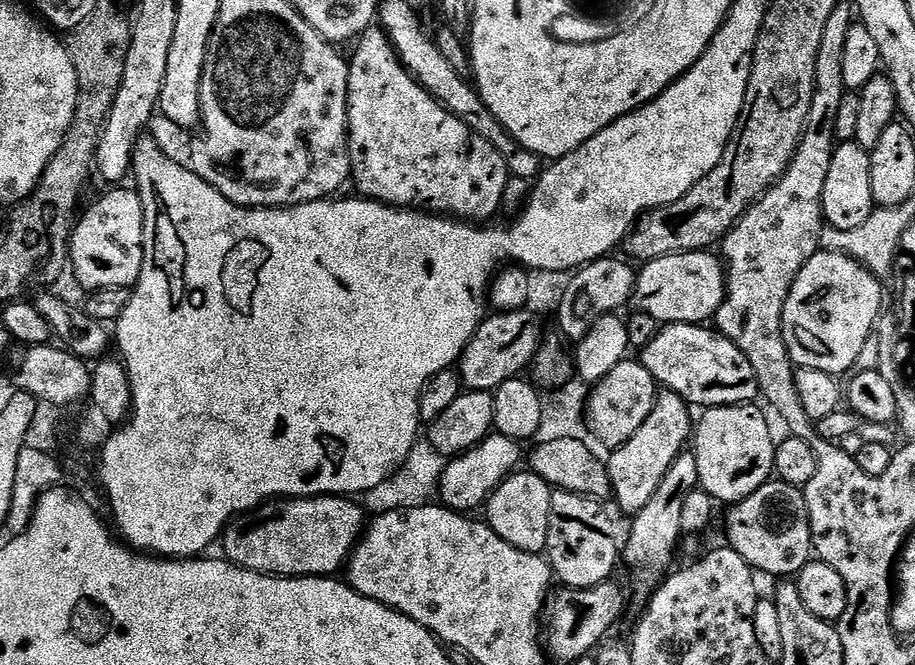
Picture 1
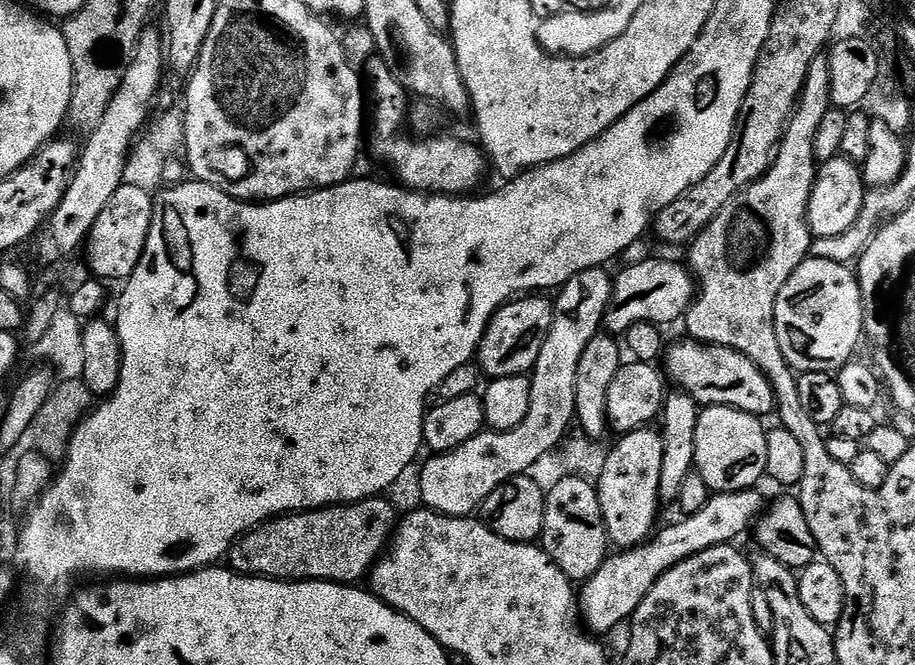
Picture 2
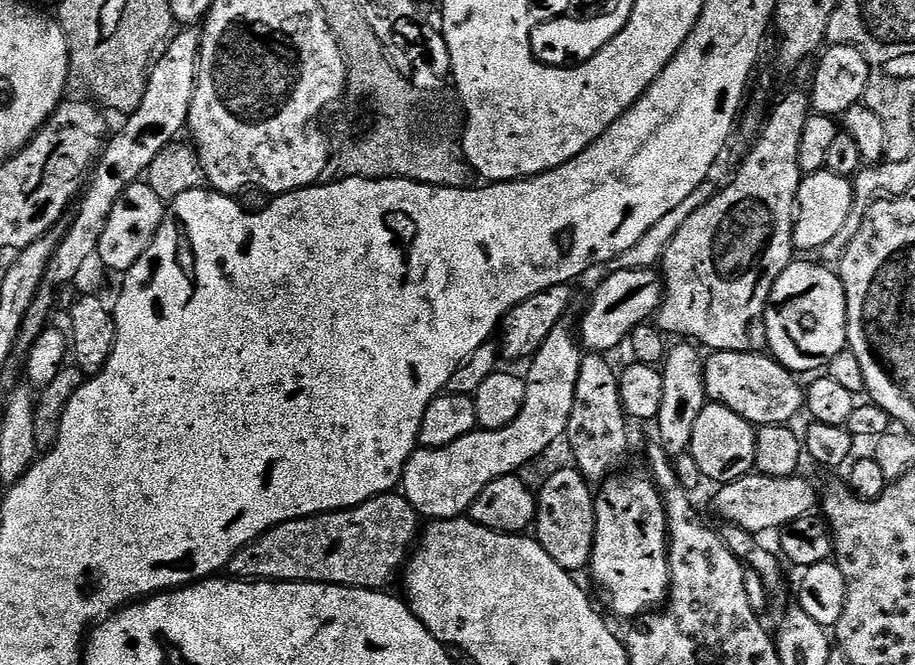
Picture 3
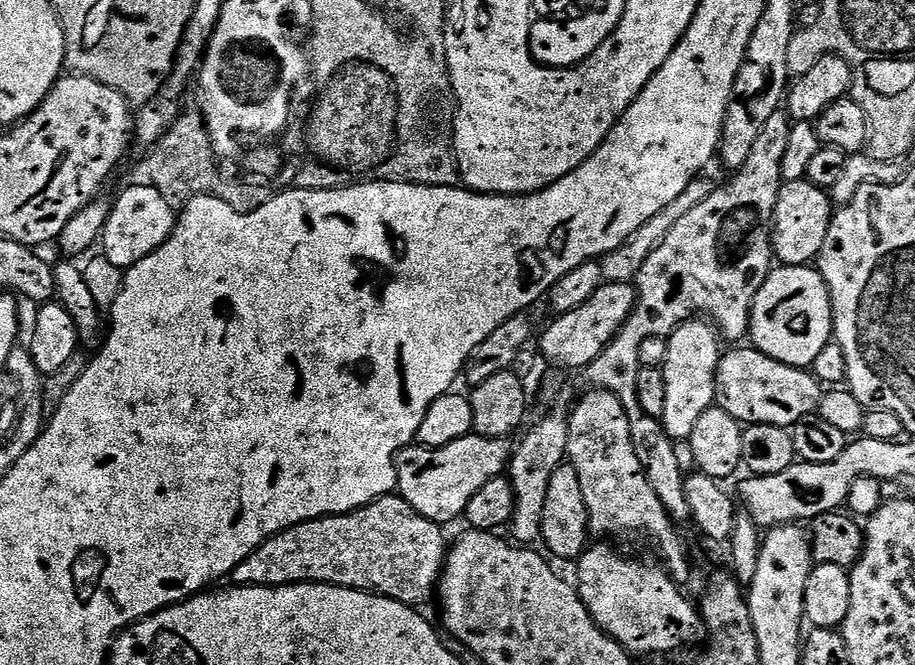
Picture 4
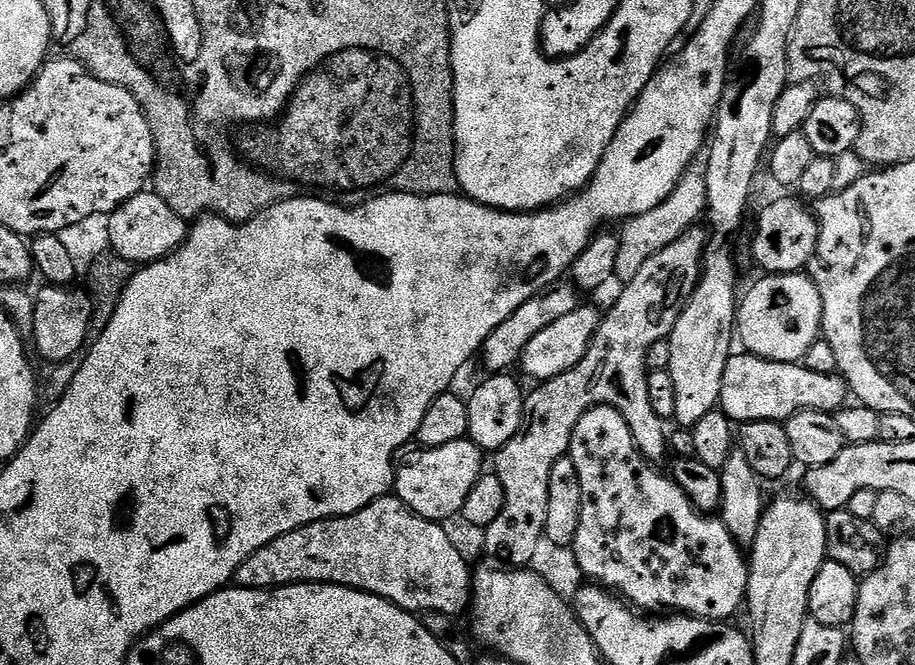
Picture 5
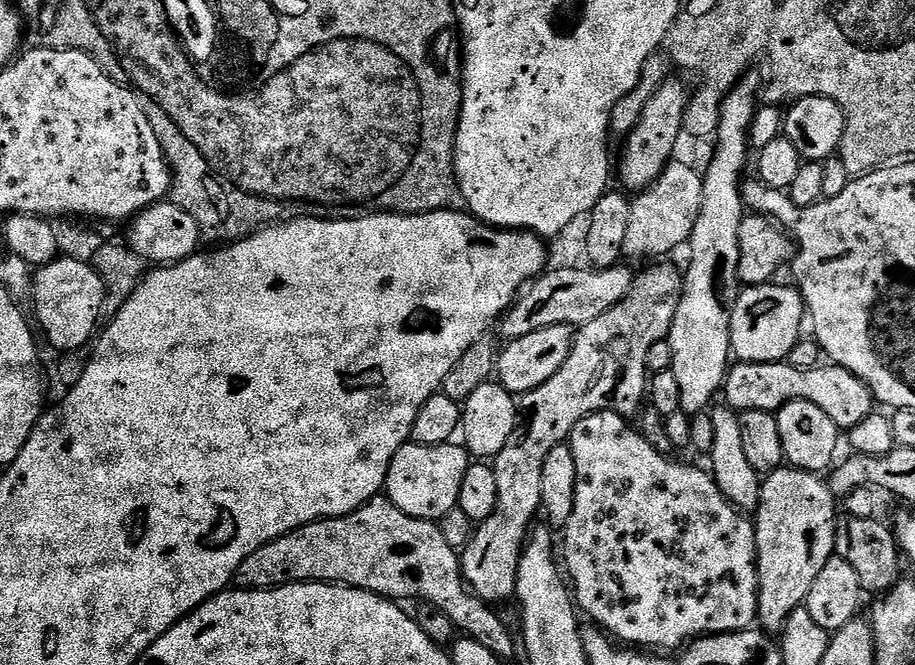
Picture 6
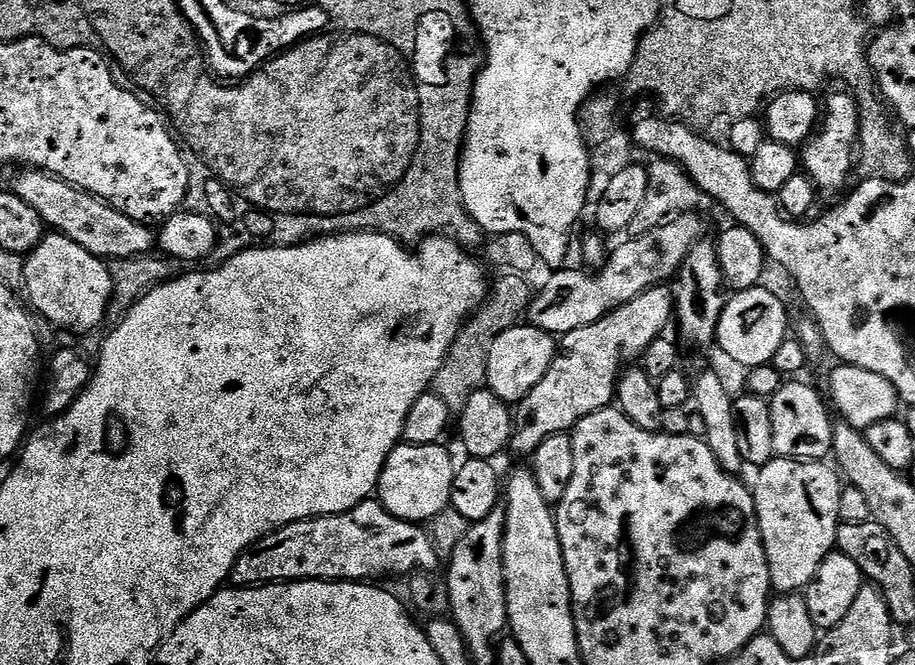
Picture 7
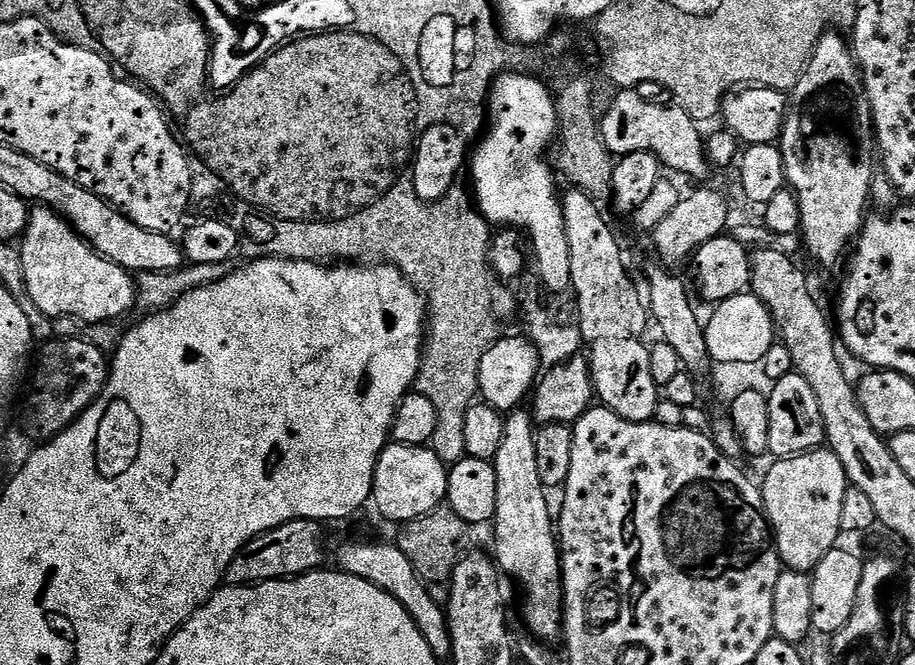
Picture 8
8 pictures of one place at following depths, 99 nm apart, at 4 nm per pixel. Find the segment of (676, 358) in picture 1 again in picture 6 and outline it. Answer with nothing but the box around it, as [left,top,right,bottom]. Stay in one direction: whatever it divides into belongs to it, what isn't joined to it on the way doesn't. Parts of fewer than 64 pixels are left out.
[722,362,874,430]

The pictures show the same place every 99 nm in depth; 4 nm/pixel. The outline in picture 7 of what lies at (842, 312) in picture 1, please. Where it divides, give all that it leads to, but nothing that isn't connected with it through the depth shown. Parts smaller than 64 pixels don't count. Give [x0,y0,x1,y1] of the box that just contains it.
[715,286,789,370]

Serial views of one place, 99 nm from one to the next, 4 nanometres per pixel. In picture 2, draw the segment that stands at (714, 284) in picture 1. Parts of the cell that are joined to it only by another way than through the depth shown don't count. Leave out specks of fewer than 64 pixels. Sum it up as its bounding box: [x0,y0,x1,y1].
[602,258,698,334]

